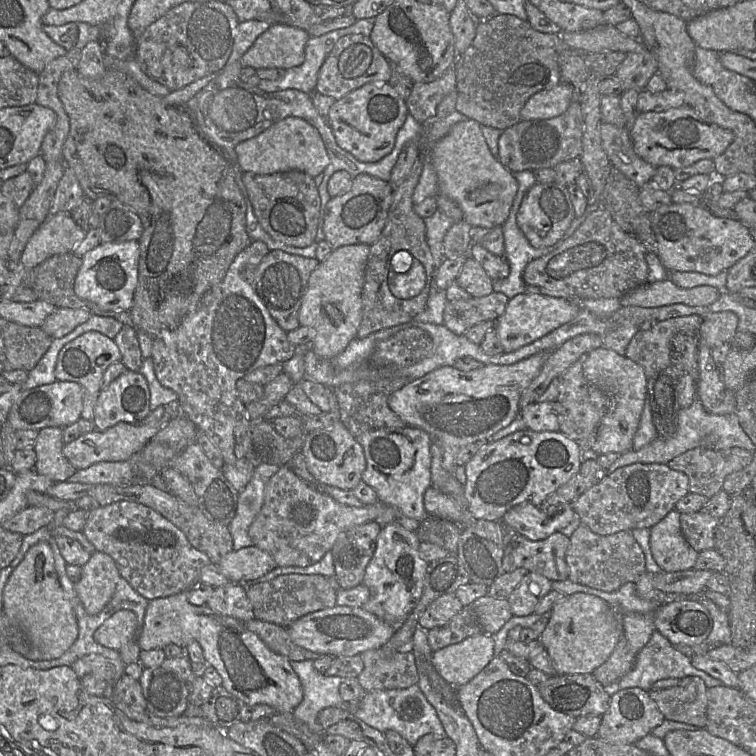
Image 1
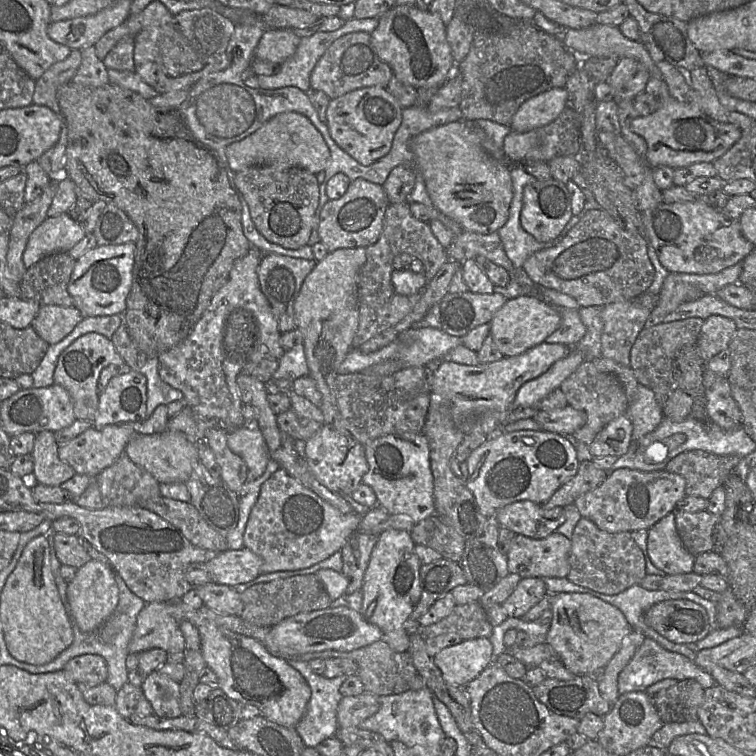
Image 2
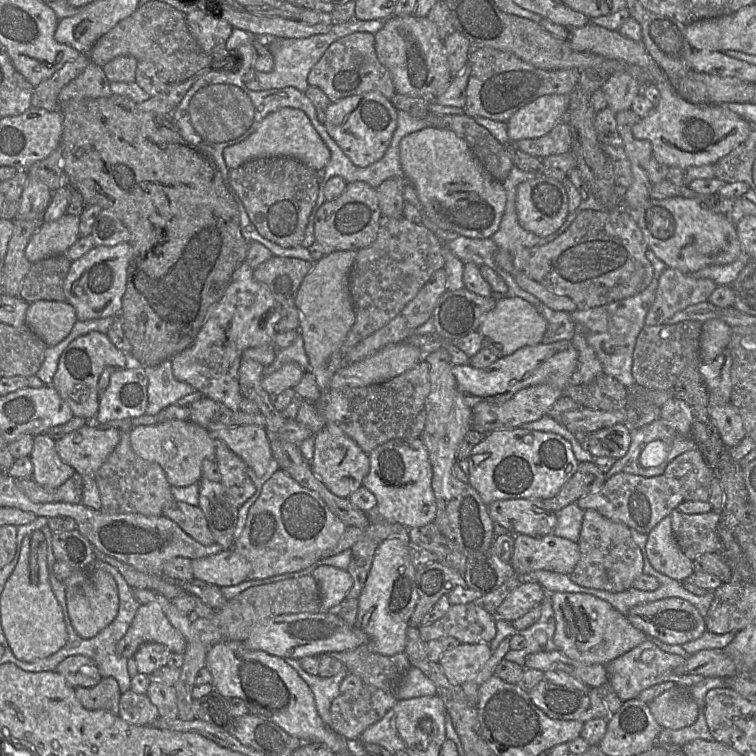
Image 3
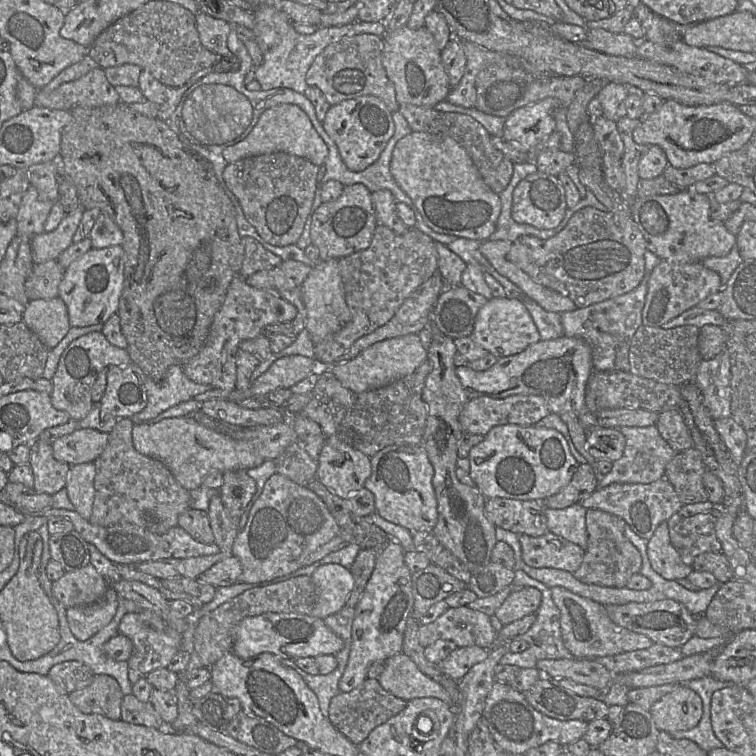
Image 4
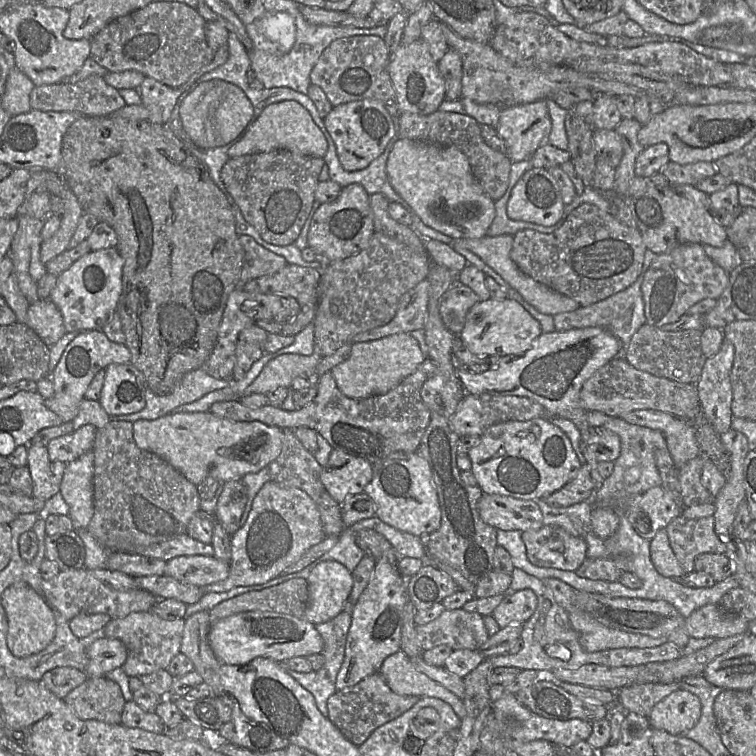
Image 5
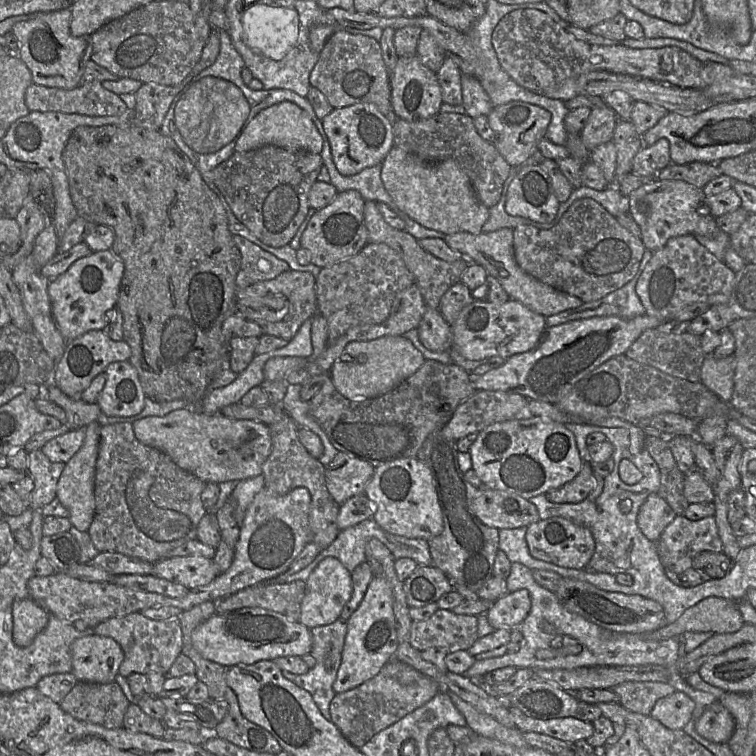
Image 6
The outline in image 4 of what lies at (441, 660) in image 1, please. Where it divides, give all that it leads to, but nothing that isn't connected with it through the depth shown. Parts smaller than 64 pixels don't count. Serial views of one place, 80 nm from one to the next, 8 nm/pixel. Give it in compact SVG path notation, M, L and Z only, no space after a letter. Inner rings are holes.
M480 646L457 647L438 664L444 674L458 682L474 665L485 660L489 651Z

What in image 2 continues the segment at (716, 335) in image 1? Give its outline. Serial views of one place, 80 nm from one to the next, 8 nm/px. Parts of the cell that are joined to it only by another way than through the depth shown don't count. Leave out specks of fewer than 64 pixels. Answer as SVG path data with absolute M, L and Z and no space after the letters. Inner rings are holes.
M711 315L706 318L697 340L697 348L702 360L708 362L728 348L737 329L735 322L730 318L721 315Z

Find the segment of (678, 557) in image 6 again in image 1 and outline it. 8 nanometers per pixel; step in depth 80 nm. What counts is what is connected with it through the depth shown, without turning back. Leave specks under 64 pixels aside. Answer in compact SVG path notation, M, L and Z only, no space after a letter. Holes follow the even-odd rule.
M702 511L680 513L682 534L697 552L714 548L714 531L719 519Z

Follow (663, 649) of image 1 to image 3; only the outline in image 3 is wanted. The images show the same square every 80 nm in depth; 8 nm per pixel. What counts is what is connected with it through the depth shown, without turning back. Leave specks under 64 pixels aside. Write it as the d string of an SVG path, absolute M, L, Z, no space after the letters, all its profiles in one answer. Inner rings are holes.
M646 640L625 654L613 659L605 667L611 687L620 700L625 702L637 698L643 690L665 681L675 682L681 688L690 688L703 681L704 677L701 675L674 674L674 668L683 663L685 663L684 657L665 652L652 641Z

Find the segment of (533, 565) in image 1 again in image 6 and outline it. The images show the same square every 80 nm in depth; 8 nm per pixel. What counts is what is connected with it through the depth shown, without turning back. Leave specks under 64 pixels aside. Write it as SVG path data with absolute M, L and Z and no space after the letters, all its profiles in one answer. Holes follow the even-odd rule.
M551 517L530 524L525 537L532 557L564 568L586 569L595 552L592 532L563 517Z

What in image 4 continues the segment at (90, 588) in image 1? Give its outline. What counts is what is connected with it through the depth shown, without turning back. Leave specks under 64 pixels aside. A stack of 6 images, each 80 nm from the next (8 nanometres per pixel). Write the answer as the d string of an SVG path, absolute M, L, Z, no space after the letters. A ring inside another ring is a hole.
M108 587L104 597L91 605L67 609L70 631L79 641L86 641L114 618L118 607L118 595Z

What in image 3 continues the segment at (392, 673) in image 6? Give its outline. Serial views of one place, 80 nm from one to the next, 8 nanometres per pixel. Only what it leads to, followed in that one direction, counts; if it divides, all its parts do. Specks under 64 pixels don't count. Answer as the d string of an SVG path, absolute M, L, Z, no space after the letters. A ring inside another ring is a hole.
M367 685L340 694L330 707L329 727L348 742L359 742L361 734L381 720L397 701L393 693Z

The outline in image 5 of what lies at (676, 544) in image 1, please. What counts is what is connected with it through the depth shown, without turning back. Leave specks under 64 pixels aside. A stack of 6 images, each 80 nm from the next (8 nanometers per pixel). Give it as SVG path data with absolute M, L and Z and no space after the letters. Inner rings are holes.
M666 529L659 530L650 541L650 556L655 569L664 577L679 579L685 572L669 543Z

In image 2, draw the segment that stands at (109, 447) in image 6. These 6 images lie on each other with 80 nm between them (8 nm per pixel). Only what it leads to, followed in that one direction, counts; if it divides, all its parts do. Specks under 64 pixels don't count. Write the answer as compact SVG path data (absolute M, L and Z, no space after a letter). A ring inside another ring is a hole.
M124 453L95 478L105 507L138 506L141 500L161 496L159 482L145 469L133 463Z

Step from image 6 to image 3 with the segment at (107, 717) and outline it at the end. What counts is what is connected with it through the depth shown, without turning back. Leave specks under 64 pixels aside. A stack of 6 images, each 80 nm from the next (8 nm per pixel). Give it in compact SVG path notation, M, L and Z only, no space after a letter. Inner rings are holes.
M103 677L93 687L75 688L76 699L88 710L104 710L119 716L121 692L113 677Z

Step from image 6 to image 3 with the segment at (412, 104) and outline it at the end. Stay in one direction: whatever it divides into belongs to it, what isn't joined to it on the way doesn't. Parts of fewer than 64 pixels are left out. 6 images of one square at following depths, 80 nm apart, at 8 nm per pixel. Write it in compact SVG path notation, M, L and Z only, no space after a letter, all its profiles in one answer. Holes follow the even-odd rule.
M391 16L374 34L376 55L393 80L396 93L434 100L450 84L452 77L437 26L427 17Z

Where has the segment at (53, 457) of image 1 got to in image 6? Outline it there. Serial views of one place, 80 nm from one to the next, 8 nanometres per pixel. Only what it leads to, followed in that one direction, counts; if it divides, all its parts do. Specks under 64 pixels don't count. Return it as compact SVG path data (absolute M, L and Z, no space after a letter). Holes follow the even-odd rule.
M41 450L27 453L27 462L26 472L34 483L29 508L40 510L56 497L58 480L65 464L51 462Z

